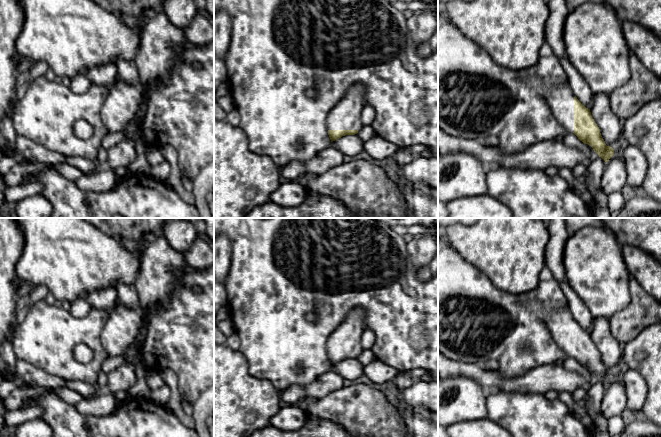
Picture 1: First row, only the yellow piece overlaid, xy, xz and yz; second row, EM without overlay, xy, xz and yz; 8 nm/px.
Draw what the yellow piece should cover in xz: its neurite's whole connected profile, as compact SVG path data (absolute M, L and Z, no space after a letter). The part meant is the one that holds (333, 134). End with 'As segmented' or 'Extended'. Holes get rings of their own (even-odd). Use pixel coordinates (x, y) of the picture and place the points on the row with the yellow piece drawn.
M355 84L330 111L326 126L331 142L345 135L355 135L364 127L360 120L361 112L366 106L364 95L364 86Z. Extended

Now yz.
M569 84L544 92L550 110L567 133L574 133L584 144L590 145L606 163L614 155L614 149L607 146L595 123L590 109L575 96Z. Extended

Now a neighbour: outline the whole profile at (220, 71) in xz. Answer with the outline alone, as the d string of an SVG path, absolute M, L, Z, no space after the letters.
M214 58L214 91L216 92L218 86L227 81L227 68L224 60Z

